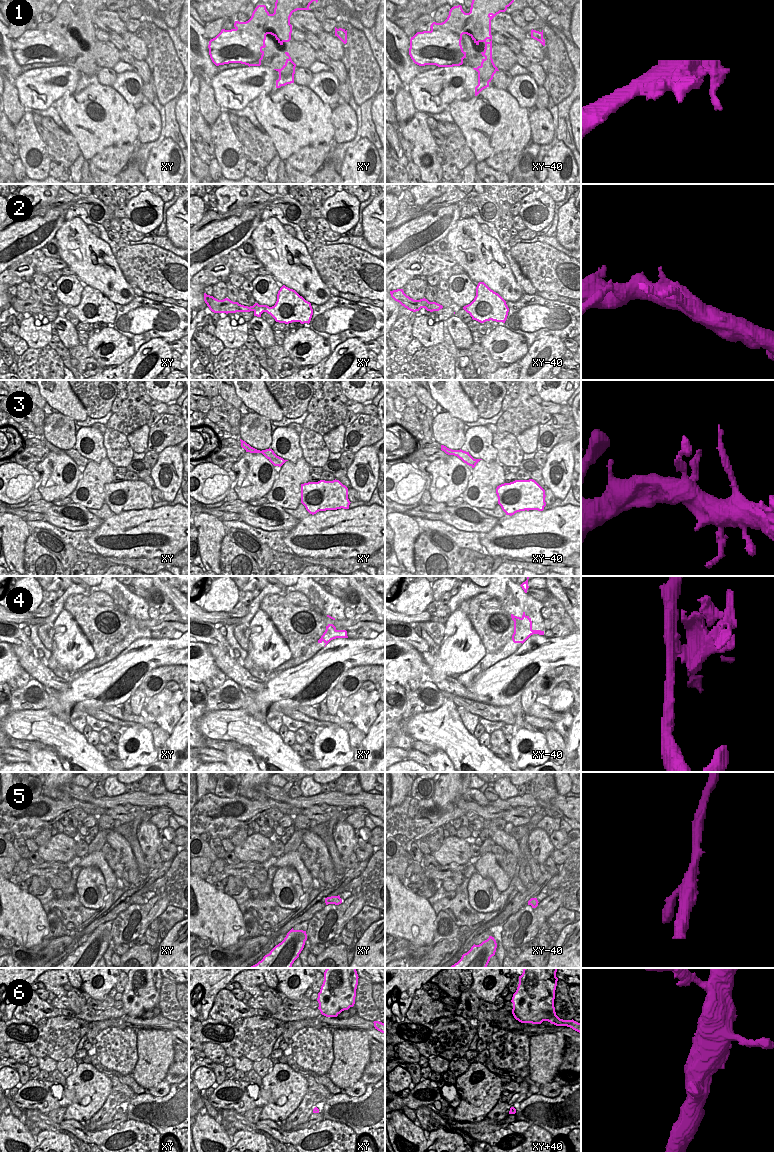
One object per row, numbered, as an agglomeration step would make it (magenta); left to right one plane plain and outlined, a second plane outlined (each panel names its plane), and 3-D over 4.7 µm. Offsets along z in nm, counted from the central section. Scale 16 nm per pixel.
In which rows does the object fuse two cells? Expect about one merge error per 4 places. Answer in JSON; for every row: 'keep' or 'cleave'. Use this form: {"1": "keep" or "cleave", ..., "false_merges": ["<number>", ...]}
{"1": "cleave", "2": "cleave", "3": "keep", "4": "cleave", "5": "keep", "6": "keep", "false_merges": ["1", "2", "4"]}

